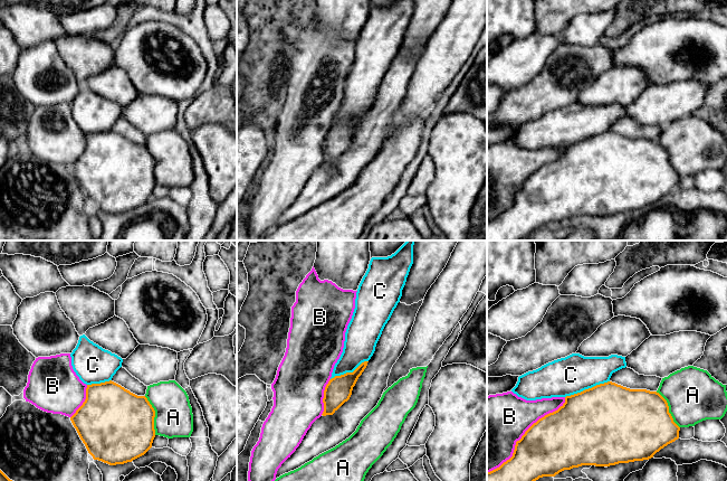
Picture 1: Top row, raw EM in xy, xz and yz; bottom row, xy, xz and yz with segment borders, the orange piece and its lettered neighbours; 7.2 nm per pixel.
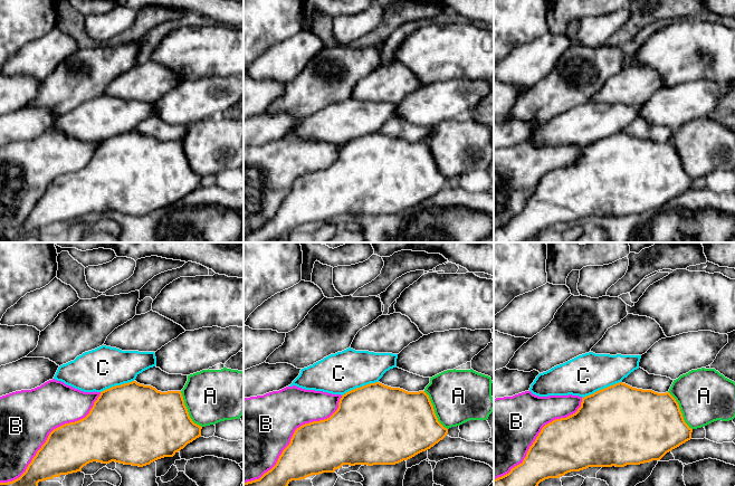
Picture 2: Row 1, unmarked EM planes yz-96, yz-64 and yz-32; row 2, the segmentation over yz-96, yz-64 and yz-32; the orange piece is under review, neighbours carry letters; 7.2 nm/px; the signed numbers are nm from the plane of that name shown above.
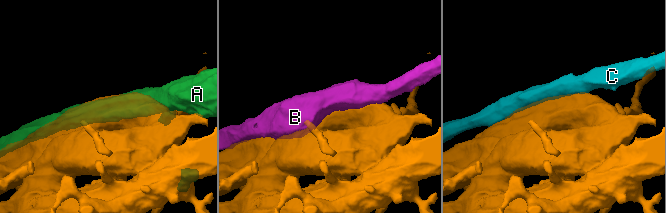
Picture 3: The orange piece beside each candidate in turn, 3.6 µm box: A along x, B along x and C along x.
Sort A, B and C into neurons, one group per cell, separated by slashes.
A / B / C

